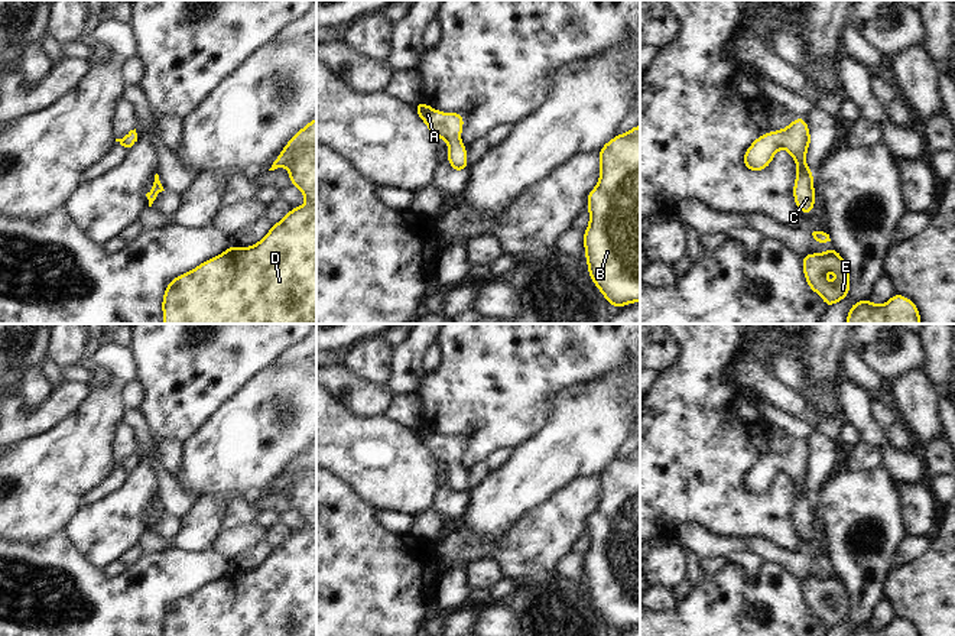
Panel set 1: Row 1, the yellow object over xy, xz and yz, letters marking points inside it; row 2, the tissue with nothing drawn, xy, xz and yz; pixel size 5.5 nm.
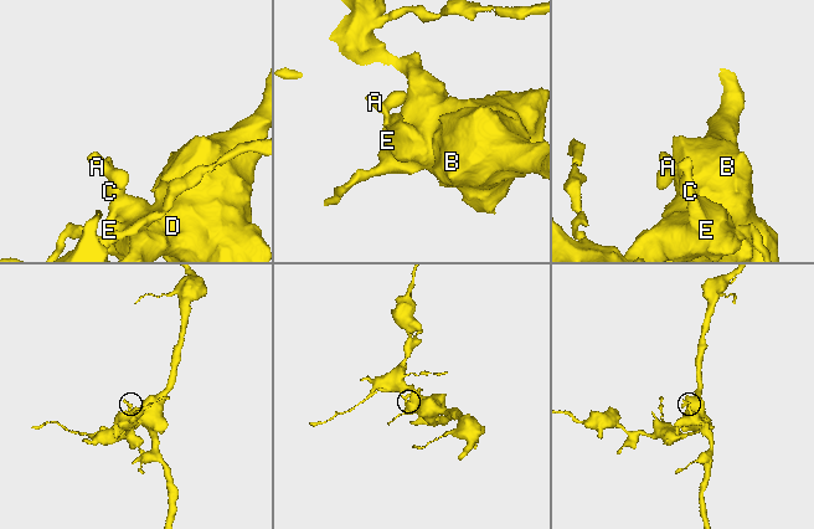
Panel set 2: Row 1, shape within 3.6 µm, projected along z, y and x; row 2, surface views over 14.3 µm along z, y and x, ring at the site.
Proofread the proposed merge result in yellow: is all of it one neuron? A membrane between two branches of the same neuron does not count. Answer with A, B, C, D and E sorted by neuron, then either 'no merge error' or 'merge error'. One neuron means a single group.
A B C D E; no merge error

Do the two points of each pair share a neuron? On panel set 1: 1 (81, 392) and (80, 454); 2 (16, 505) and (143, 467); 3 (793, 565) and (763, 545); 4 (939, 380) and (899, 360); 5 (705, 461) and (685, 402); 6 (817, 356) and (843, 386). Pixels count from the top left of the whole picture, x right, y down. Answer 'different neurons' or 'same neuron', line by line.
1: different neurons
2: different neurons
3: same neuron
4: different neurons
5: same neuron
6: different neurons

